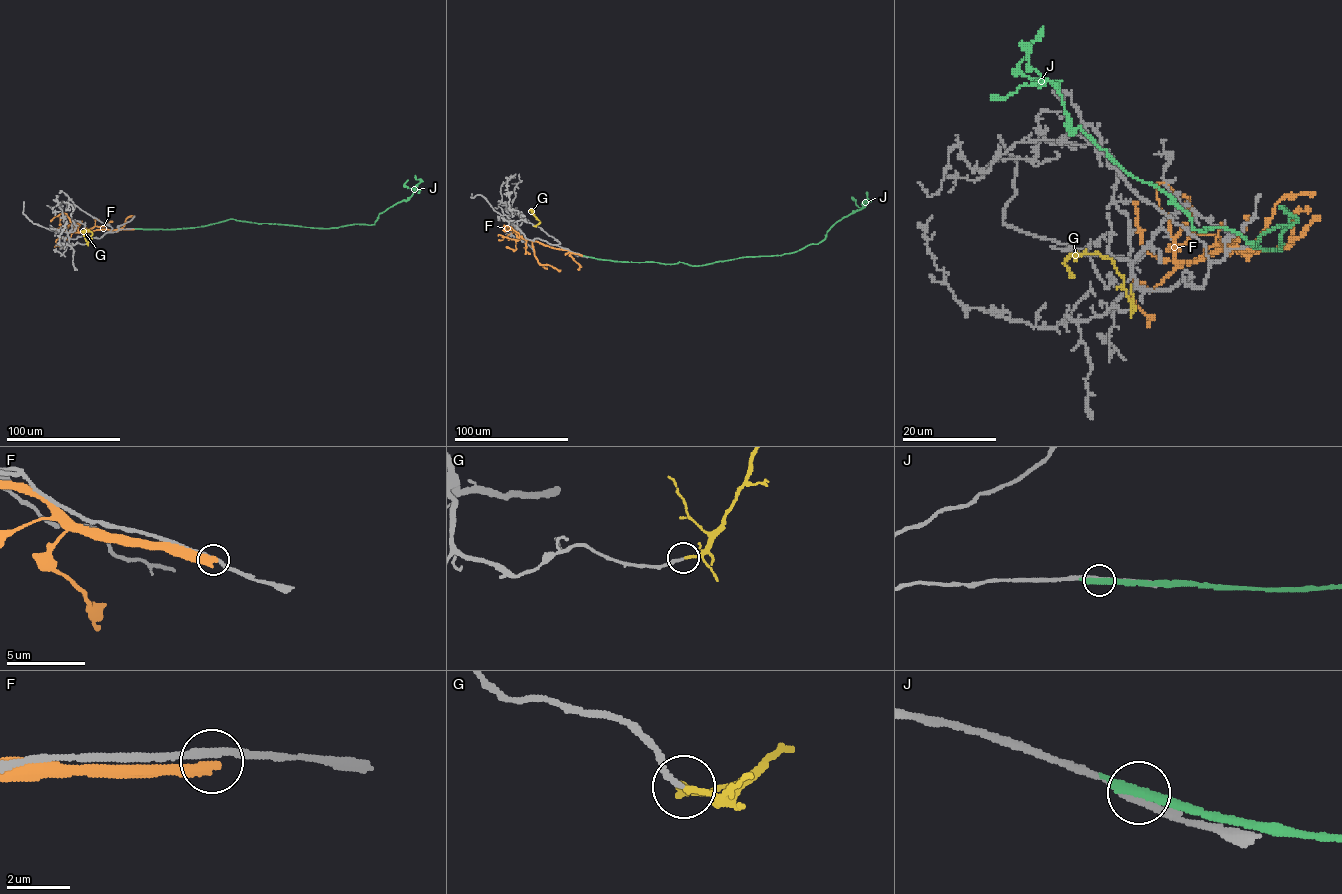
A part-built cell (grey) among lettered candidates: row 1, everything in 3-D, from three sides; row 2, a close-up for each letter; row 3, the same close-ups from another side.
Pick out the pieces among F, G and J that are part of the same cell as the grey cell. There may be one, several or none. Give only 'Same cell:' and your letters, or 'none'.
Same cell: G

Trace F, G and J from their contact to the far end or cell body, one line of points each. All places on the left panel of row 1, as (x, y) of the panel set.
F: (134, 229), (75, 232), (64, 213), (50, 221)
G: (85, 244), (92, 232), (82, 230), (85, 236)
J: (135, 228), (197, 227), (231, 219), (317, 228), (374, 224), (379, 213), (410, 197), (420, 181), (415, 175)

